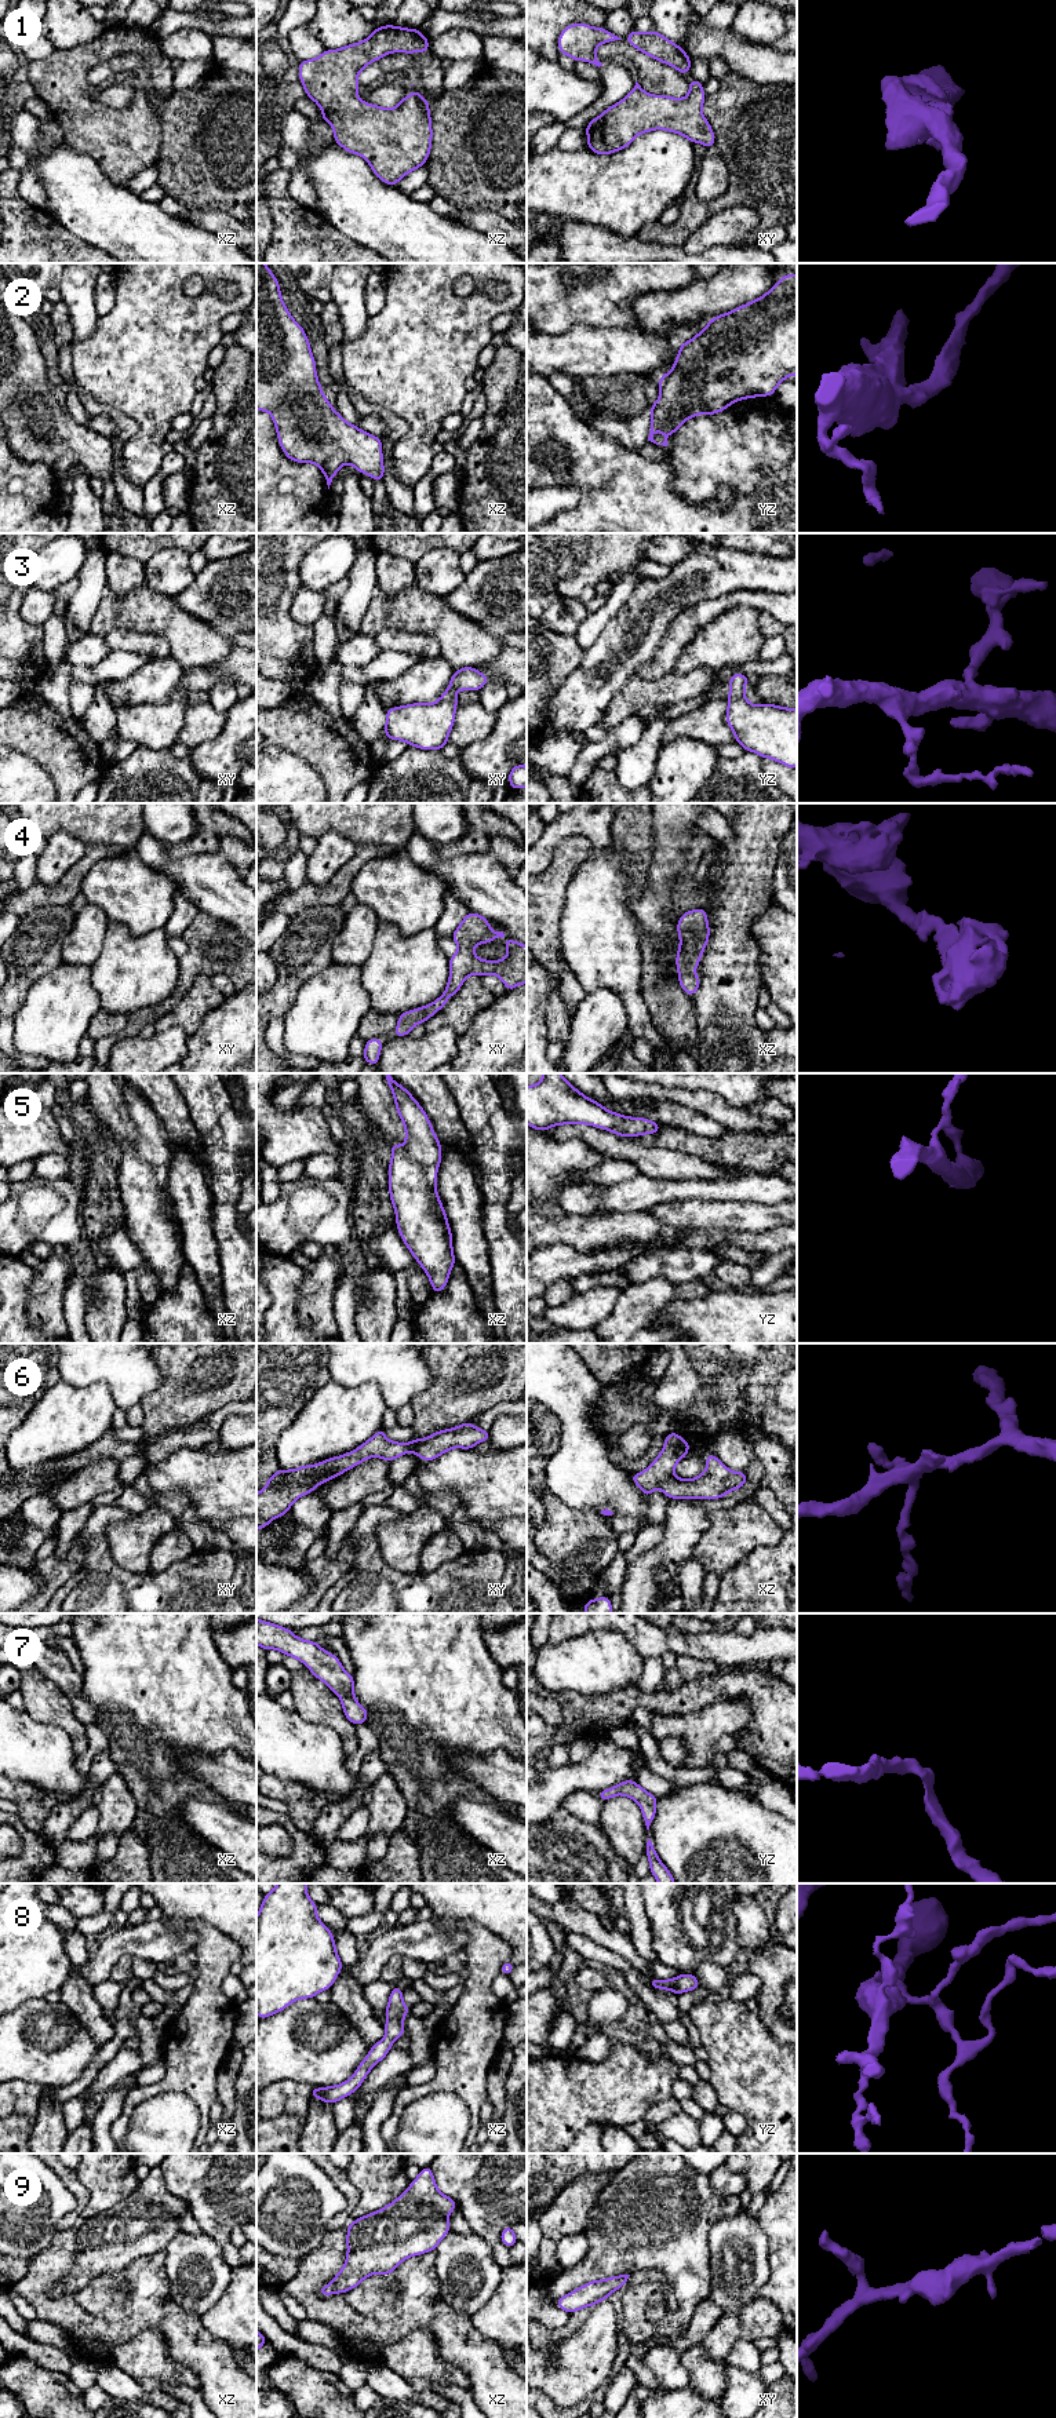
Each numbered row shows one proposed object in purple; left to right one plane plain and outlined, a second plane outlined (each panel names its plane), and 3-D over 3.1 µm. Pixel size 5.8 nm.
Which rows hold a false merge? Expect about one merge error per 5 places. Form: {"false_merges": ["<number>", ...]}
{"false_merges": []}

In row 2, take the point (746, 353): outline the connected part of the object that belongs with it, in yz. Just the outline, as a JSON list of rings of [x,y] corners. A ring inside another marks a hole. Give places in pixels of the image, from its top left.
[[[784,274],[761,298],[720,314],[691,340],[681,343],[673,369],[659,378],[660,395],[651,405],[648,441],[667,446],[667,438],[696,415],[714,415],[744,398],[772,397],[789,376],[797,375],[797,274]]]

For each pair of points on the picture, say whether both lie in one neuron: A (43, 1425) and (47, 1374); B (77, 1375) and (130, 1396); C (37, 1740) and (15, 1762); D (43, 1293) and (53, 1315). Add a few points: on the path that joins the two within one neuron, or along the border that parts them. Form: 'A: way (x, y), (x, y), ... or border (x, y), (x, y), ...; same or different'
A: border (61, 1379), (46, 1392); different
B: way (90, 1375), (109, 1375), (117, 1383); same
C: way (33, 1746), (21, 1757); same
D: way (46, 1298), (47, 1309); same

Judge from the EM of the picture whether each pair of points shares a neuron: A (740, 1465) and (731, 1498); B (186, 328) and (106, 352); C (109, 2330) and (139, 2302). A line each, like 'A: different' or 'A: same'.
A: different
B: same
C: same

